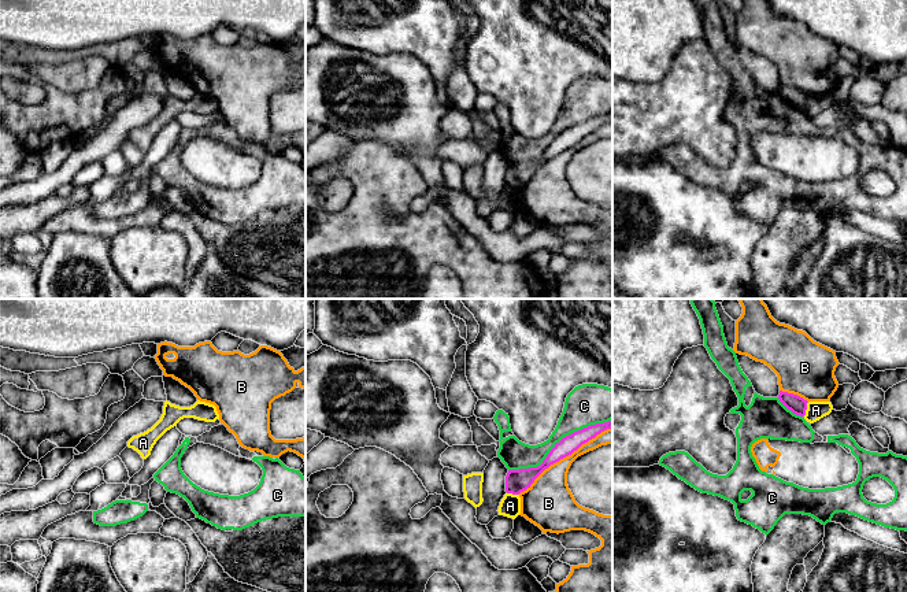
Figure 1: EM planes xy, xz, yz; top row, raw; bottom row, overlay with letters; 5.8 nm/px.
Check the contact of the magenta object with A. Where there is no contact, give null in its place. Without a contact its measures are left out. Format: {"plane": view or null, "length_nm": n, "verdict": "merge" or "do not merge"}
{"plane": "yz", "length_nm": 90, "verdict": "do not merge"}

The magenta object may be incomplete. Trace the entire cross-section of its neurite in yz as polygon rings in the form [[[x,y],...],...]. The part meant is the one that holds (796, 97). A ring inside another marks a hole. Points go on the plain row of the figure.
[[[780,84],[778,92],[793,107],[800,108],[800,110],[806,108],[808,95],[804,93],[803,90]]]

